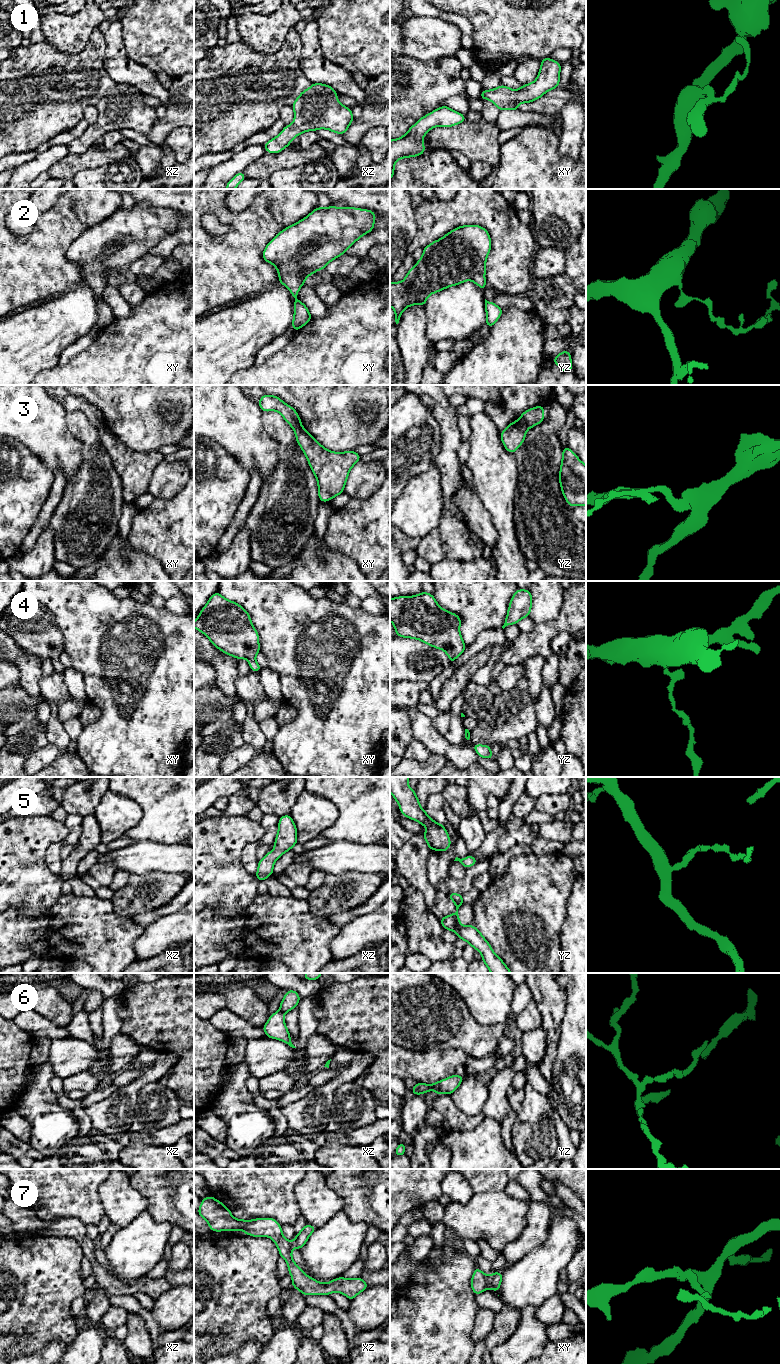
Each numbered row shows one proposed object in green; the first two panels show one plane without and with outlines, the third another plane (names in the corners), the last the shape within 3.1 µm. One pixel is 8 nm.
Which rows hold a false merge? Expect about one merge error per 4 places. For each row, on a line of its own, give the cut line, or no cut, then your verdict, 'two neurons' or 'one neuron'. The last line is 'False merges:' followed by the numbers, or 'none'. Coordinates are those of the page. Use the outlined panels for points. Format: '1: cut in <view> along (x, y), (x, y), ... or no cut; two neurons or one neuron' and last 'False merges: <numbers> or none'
1: no cut; one neuron
2: no cut; one neuron
3: cut in yz along (517, 420), (528, 428); two neurons
4: no cut; one neuron
5: no cut; one neuron
6: cut in xz along (279, 1010), (284, 1013); two neurons
7: cut in xy along (488, 1276), (491, 1287); two neurons
False merges: 3, 6, 7

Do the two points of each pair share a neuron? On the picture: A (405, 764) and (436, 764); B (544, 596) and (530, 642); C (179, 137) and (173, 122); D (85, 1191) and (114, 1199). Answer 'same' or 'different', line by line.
A: same
B: different
C: different
D: different

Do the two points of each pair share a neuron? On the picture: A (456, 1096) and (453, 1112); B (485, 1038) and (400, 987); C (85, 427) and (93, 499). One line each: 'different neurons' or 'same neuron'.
A: different neurons
B: same neuron
C: same neuron

